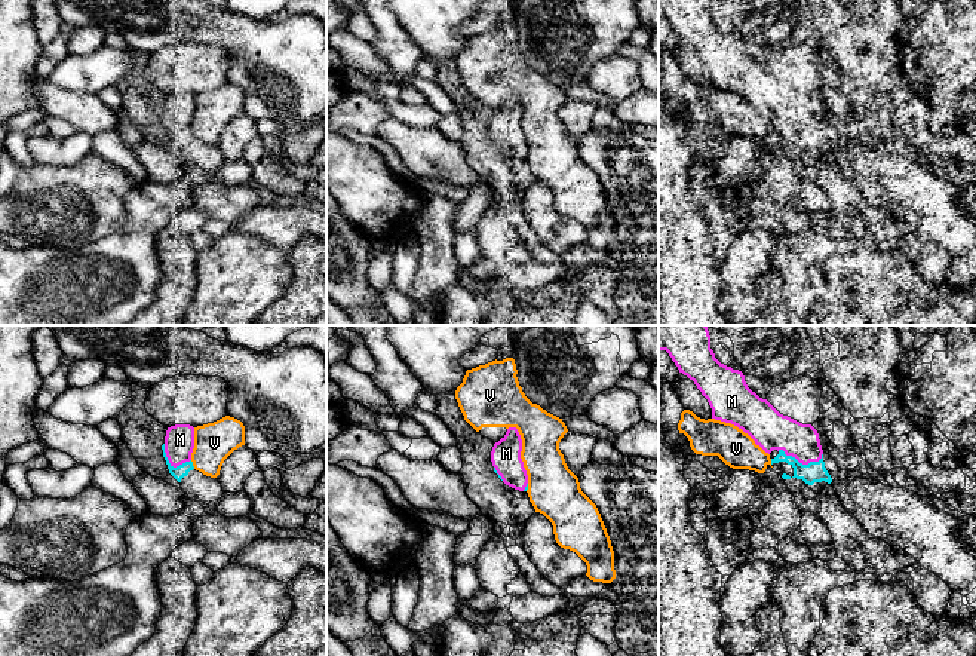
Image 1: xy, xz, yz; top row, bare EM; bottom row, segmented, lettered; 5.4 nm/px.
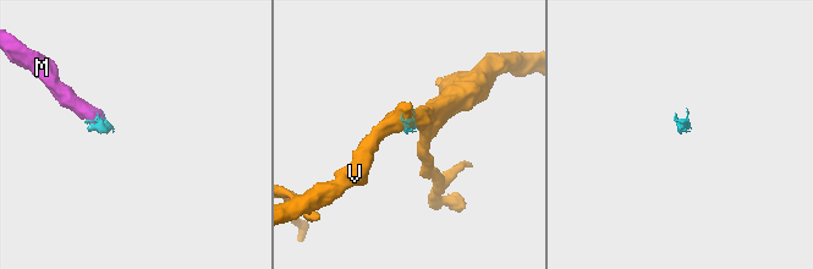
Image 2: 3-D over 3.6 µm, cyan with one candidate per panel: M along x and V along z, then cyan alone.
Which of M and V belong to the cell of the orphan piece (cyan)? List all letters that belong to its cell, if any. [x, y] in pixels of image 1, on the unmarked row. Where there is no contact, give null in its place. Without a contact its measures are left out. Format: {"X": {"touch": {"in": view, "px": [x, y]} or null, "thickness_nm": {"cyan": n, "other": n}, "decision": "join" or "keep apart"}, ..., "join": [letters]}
{"M": {"touch": {"in": "yz", "px": [798, 129]}, "thickness_nm": {"cyan": 110, "other": 200}, "decision": "join"}, "V": {"touch": {"in": "xy", "px": [192, 132]}, "thickness_nm": {"cyan": 70, "other": 220}, "decision": "keep apart"}, "join": ["M"]}

